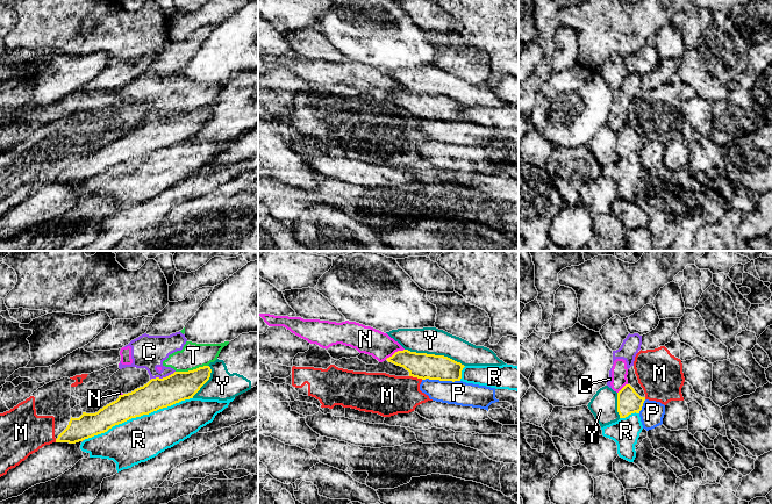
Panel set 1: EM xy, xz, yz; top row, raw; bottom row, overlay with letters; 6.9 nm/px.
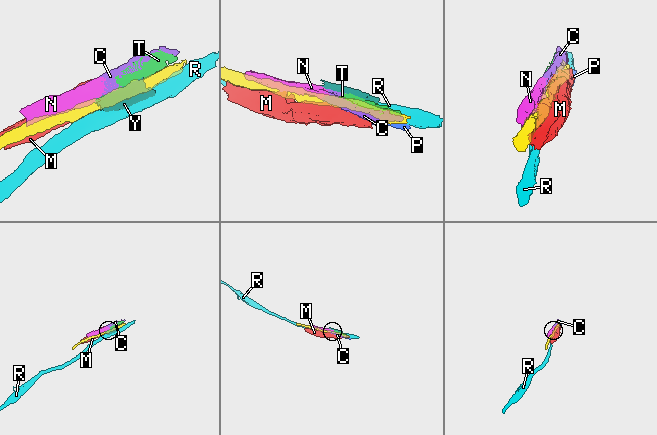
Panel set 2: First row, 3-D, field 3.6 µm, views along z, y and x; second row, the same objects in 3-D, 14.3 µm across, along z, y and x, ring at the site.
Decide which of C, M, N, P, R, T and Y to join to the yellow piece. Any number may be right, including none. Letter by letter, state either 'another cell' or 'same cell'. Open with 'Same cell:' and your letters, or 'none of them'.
Same cell: none of them
C: another cell
M: another cell
N: another cell
P: another cell
R: another cell
T: another cell
Y: another cell

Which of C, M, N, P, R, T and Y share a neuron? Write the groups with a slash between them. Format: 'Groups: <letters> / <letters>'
Groups: C N T / M / P / R / Y

